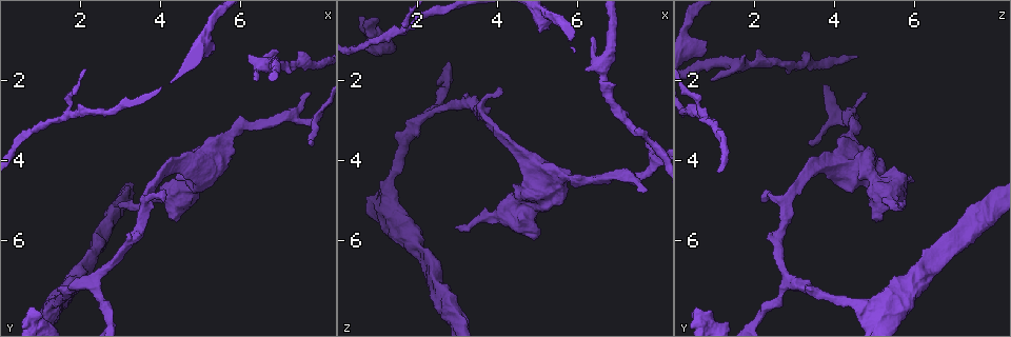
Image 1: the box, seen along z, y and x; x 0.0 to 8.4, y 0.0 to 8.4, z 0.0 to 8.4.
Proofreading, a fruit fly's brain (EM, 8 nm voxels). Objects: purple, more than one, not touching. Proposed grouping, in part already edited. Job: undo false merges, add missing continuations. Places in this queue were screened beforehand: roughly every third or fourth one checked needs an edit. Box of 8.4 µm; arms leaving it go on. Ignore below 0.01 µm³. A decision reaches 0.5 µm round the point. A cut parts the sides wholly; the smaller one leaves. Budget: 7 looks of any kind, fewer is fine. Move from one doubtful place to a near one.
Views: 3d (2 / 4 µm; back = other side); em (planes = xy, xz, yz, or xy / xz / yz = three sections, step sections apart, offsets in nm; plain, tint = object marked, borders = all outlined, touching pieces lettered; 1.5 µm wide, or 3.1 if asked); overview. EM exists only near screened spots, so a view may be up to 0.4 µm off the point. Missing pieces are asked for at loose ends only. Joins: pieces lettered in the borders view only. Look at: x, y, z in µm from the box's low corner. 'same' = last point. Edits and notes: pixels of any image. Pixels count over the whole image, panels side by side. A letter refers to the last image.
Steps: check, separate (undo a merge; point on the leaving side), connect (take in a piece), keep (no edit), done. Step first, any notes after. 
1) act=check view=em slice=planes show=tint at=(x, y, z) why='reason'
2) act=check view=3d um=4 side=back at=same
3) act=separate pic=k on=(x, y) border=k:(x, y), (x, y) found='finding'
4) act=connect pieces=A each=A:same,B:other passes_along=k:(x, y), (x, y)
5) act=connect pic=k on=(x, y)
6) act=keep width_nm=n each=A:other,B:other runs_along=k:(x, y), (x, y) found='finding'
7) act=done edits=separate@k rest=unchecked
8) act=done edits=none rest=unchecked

act=check view=em slice=xz step=8 show=borders at=(7.70, 2.35, 4.75) why='an open end'

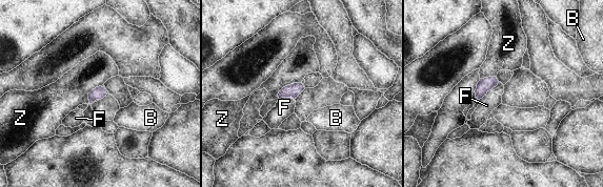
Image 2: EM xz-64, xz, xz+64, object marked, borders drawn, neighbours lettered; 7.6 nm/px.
act=keep each=B:other,F:other,Z:other border=2:(301, 82), (285, 85), (278, 98) found='none of them fits'

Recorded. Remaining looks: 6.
act=check view=3d um=2 at=(5.80, 3.25, 4.45) why='thick turns thin'

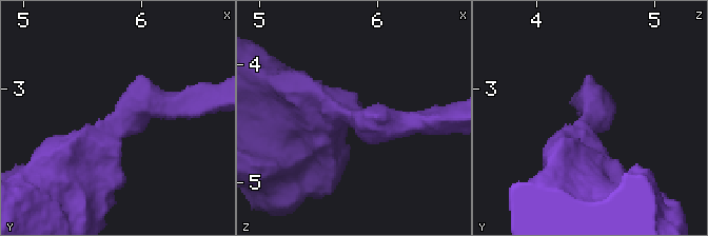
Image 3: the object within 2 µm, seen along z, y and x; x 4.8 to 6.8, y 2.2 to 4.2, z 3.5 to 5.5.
act=check view=em slice=planes show=plain at=(5.84, 3.30, 4.44) arm_widths_nm=200,600

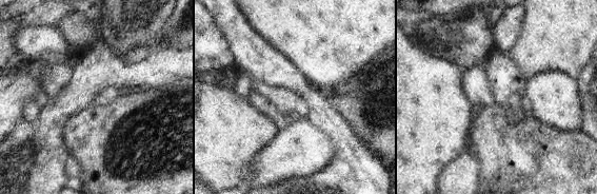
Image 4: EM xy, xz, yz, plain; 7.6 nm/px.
act=check view=em slice=planes show=borders at=same

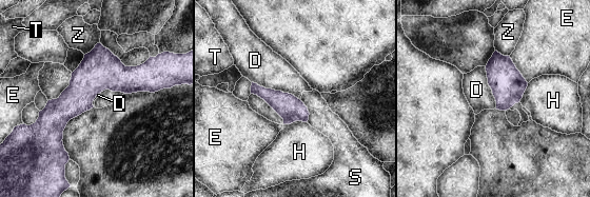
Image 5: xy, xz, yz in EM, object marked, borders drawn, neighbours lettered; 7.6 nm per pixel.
act=keep width_nm=200 each=D:other,E:other,H:other,S:other,T:other,Z:other found='one neuron here'

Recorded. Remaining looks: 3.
act=check view=em slice=planes show=borders at=(1.85, 2.80, 0.65) why='arms part here'

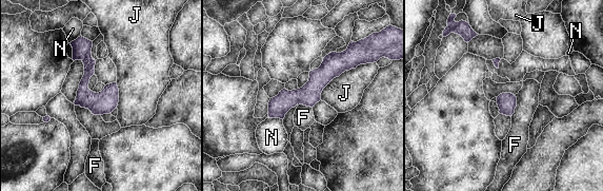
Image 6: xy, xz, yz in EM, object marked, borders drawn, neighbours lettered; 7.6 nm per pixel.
act=keep width_nm=150 each=F:other,J:other,N:other found='all the same neuron'

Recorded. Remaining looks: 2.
act=done edits=none rest=unchecked

